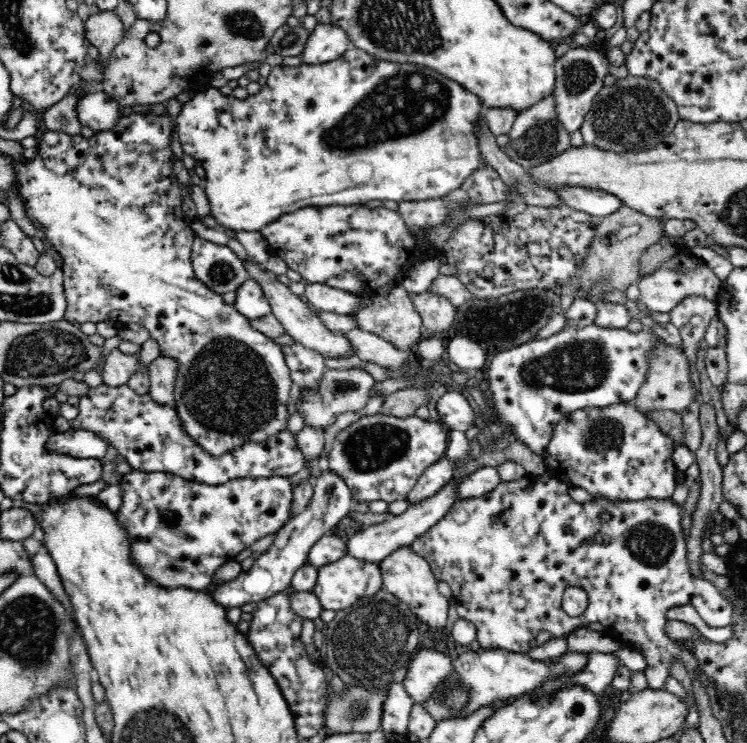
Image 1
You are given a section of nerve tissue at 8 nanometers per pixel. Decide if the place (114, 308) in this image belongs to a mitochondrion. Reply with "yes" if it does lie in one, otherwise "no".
no

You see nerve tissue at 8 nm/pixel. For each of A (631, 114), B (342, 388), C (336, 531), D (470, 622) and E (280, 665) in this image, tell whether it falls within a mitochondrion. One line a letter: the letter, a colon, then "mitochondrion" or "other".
A: mitochondrion
B: mitochondrion
C: other
D: other
E: other

